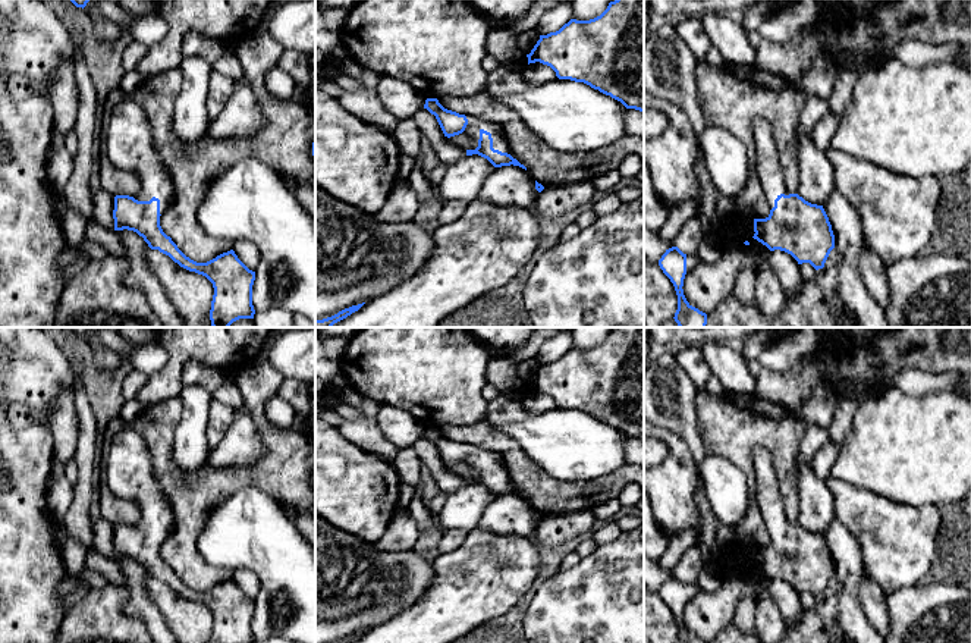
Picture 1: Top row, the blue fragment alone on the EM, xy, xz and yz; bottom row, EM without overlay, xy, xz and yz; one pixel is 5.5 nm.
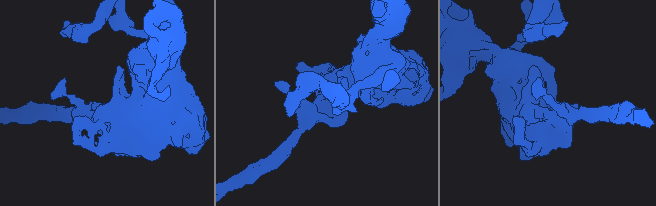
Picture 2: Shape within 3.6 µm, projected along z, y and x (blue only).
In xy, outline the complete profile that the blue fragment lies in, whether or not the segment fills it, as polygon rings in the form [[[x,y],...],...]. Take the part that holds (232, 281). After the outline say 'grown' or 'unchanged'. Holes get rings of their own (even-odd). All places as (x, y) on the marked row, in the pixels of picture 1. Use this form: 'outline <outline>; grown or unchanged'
outline [[[120,97],[113,107],[106,137],[106,156],[110,163],[126,172],[133,172],[139,179],[139,192],[135,197],[114,197],[114,230],[133,230],[148,244],[151,250],[169,255],[180,267],[205,276],[214,288],[210,320],[213,327],[229,327],[239,319],[254,319],[252,285],[255,272],[249,270],[233,250],[217,255],[207,263],[197,263],[186,257],[160,226],[160,216],[172,206],[175,188],[172,178],[163,166],[154,144],[153,128],[141,106],[129,98]]]; grown

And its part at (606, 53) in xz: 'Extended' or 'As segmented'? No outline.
As segmented

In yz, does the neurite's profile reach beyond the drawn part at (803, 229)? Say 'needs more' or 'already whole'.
needs more

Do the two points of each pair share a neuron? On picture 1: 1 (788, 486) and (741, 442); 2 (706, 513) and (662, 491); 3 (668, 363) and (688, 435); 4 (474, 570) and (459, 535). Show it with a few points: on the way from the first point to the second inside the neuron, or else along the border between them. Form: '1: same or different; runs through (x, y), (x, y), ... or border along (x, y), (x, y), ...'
1: same; runs through (785, 469), (783, 458), (766, 441), (759, 441)
2: different; border along (698, 474), (698, 535)
3: same; runs through (668, 380), (668, 401), (679, 417)
4: different; border along (468, 533), (456, 548), (442, 554)

